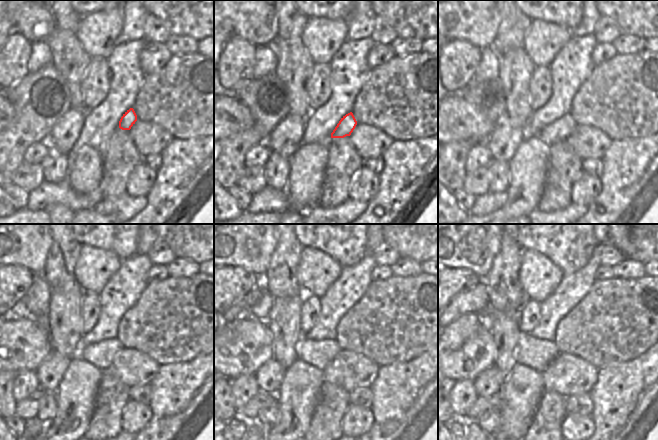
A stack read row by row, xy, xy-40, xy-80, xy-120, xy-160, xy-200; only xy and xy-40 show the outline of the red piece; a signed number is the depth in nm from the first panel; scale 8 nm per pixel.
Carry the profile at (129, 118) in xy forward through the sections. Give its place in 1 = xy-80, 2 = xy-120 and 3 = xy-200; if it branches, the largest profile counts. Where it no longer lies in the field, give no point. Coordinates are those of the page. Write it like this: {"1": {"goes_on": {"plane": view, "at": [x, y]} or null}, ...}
{"1": {"goes_on": {"plane": "xy-80", "at": [561, 129]}}, "2": {"goes_on": {"plane": "xy-120", "at": [101, 354]}}, "3": {"goes_on": {"plane": "xy-200", "at": [535, 353]}}}

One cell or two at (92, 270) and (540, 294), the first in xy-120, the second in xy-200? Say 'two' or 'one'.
one

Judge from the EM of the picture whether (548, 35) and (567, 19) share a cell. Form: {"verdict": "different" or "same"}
{"verdict": "different"}

